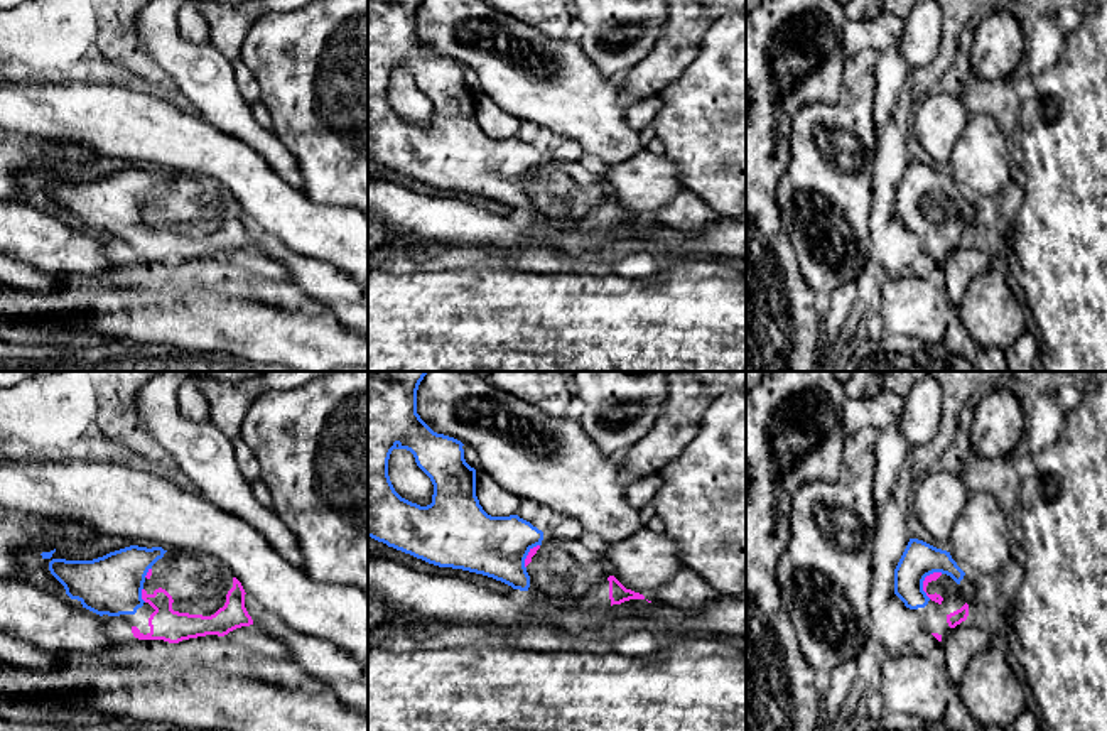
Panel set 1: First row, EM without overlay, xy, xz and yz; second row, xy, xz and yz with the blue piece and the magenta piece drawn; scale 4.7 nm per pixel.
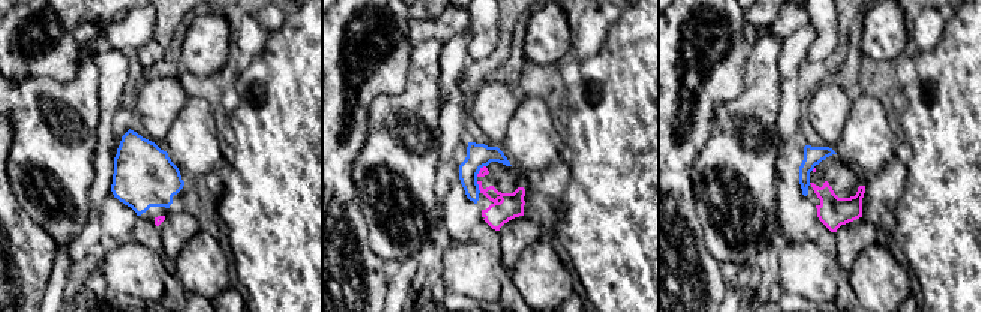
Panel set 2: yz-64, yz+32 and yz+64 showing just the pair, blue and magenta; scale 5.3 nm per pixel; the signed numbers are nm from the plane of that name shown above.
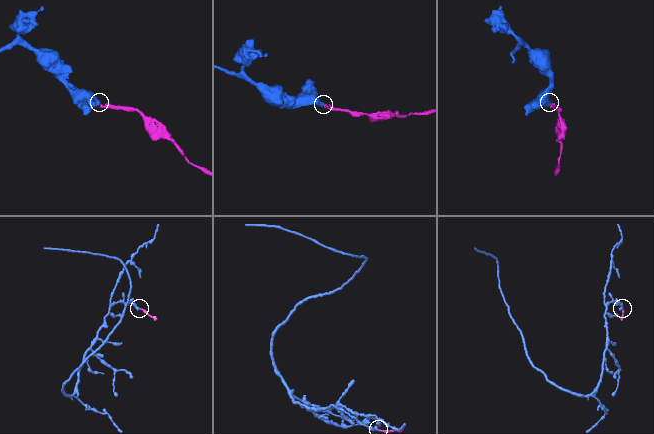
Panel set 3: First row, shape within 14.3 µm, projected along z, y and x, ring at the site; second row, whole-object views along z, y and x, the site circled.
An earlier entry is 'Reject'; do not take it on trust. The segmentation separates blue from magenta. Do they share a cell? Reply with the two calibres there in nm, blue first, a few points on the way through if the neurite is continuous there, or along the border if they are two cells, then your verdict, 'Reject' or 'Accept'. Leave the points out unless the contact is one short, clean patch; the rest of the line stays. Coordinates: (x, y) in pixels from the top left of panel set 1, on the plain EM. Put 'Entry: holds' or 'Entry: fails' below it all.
Thickness 170 nm (blue) against 50 nm. Path across: yz (920, 181), (923, 201), (923, 213), (937, 220). Accept
Entry: fails

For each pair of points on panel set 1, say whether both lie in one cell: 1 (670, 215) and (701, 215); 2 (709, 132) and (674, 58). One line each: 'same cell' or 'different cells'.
1: same cell
2: different cells

